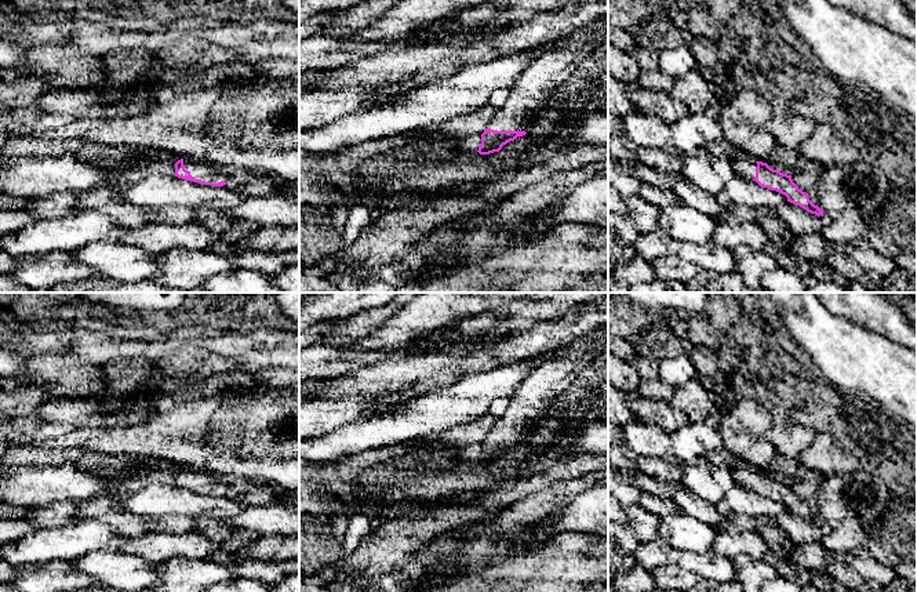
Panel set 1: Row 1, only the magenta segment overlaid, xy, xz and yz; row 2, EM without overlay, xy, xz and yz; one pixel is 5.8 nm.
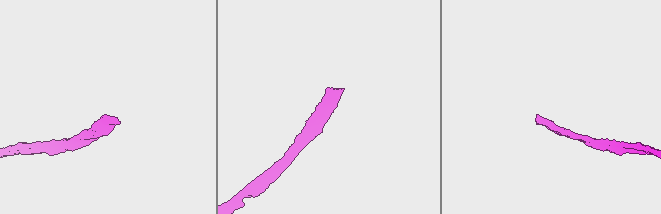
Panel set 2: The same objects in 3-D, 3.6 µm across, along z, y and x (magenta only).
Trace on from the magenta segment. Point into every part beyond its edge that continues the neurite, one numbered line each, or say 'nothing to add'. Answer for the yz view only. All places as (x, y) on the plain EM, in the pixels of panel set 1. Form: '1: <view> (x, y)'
1: yz (745, 476)

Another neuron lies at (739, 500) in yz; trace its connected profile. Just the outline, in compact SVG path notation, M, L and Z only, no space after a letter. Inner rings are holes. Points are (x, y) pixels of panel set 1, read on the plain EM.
M739 484L725 491L724 504L731 512L752 517L767 516L775 519L787 511L787 506L780 501L763 497L756 490Z

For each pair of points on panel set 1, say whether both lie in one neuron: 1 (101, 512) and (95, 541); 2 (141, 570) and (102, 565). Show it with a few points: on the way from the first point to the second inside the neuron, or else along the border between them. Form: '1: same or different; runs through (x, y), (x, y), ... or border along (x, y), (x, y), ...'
1: different; border along (76, 519), (98, 519), (123, 538)
2: same; runs through (131, 570), (112, 570)

